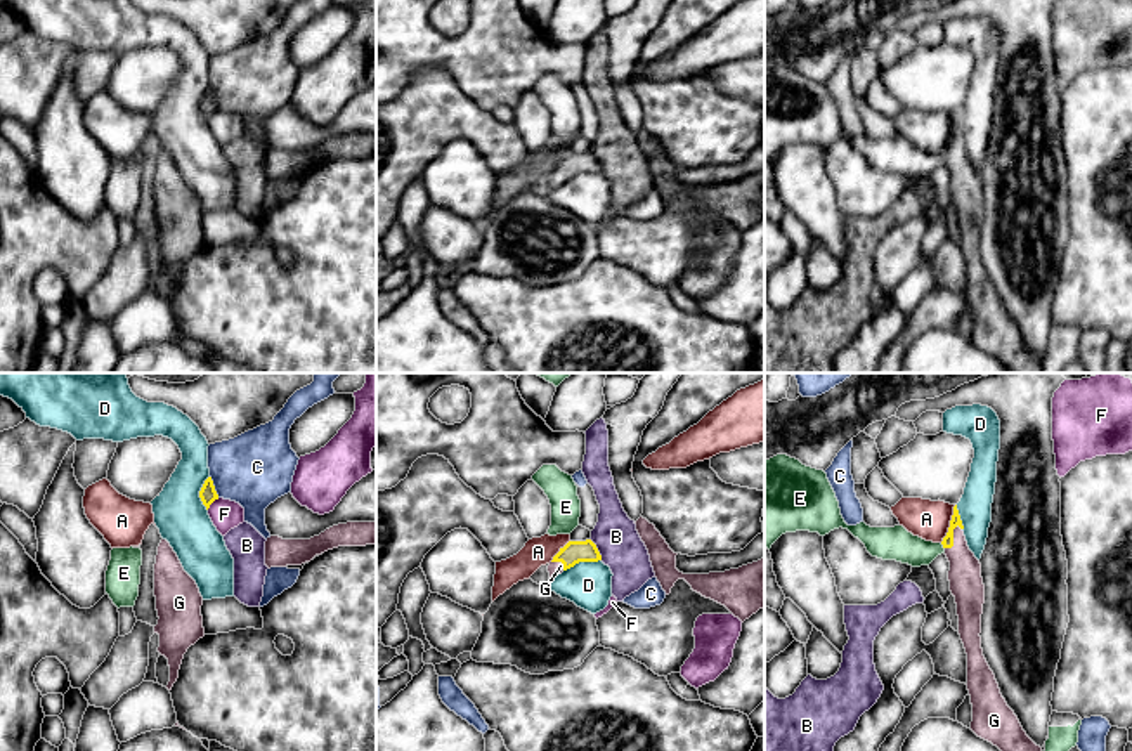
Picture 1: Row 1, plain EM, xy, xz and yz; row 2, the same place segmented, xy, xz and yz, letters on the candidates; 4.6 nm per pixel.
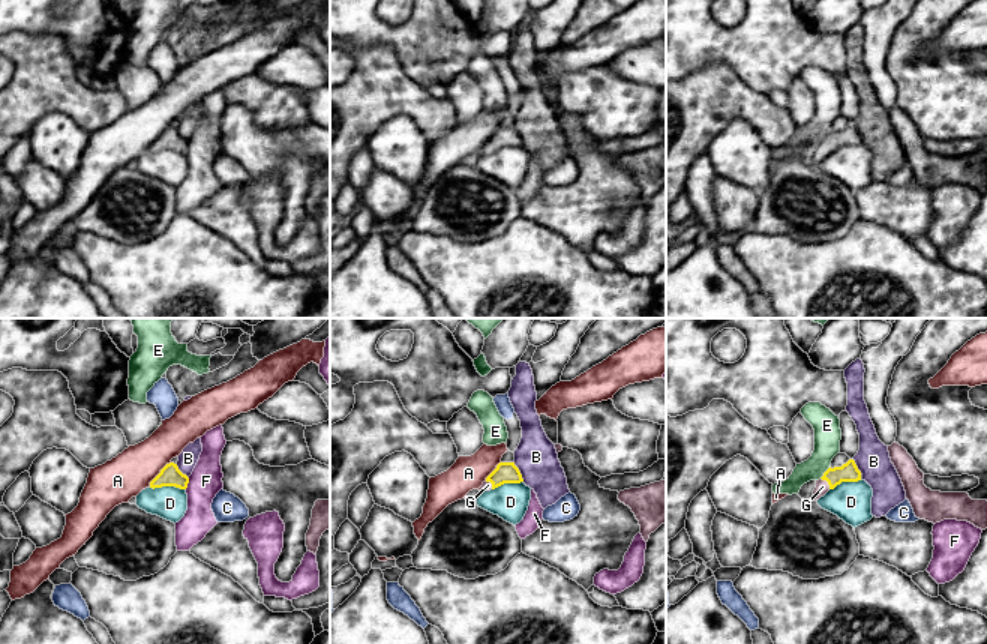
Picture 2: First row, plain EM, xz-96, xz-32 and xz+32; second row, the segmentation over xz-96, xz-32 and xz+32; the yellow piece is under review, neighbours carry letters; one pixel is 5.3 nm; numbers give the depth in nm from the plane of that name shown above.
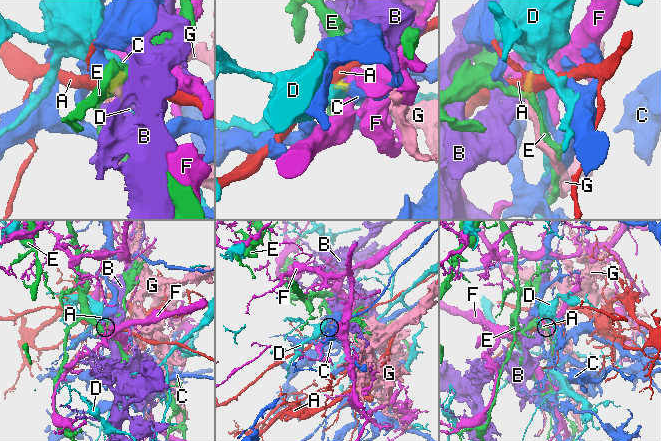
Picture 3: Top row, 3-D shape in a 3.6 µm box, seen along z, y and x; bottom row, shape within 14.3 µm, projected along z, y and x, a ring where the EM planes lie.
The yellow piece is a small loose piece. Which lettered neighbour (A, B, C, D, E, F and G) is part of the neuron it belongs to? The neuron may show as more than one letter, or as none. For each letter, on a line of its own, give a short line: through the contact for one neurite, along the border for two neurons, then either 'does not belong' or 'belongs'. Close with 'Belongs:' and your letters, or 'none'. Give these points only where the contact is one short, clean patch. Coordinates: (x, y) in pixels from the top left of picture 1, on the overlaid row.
A: yz (956, 505), (949, 531), (940, 542) | does not belong
B: xz (590, 538), (602, 559) | does not belong
C: xy (210, 476), (219, 496) | does not belong
D: does not belong
E: yz (940, 543), (943, 548) | does not belong
F: xy (219, 498), (207, 509) | does not belong
G: yz (956, 521), (952, 538), (964, 566), (966, 583) | belongs
Belongs: G

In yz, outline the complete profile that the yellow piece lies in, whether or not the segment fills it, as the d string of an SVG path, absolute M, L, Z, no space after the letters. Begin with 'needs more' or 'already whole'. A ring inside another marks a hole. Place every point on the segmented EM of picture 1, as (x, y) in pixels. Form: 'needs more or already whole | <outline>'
needs more | M953 506L950 527L941 545L950 562L948 581L955 597L959 635L967 654L967 690L973 704L971 730L1000 751L1042 751L1023 730L1018 716L1000 694L981 649L981 614L985 584L981 564L969 550L964 526Z

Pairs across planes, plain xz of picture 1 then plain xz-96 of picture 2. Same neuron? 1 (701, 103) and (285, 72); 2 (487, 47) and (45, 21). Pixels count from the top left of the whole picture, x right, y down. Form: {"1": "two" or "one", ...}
{"1": "two", "2": "one"}

